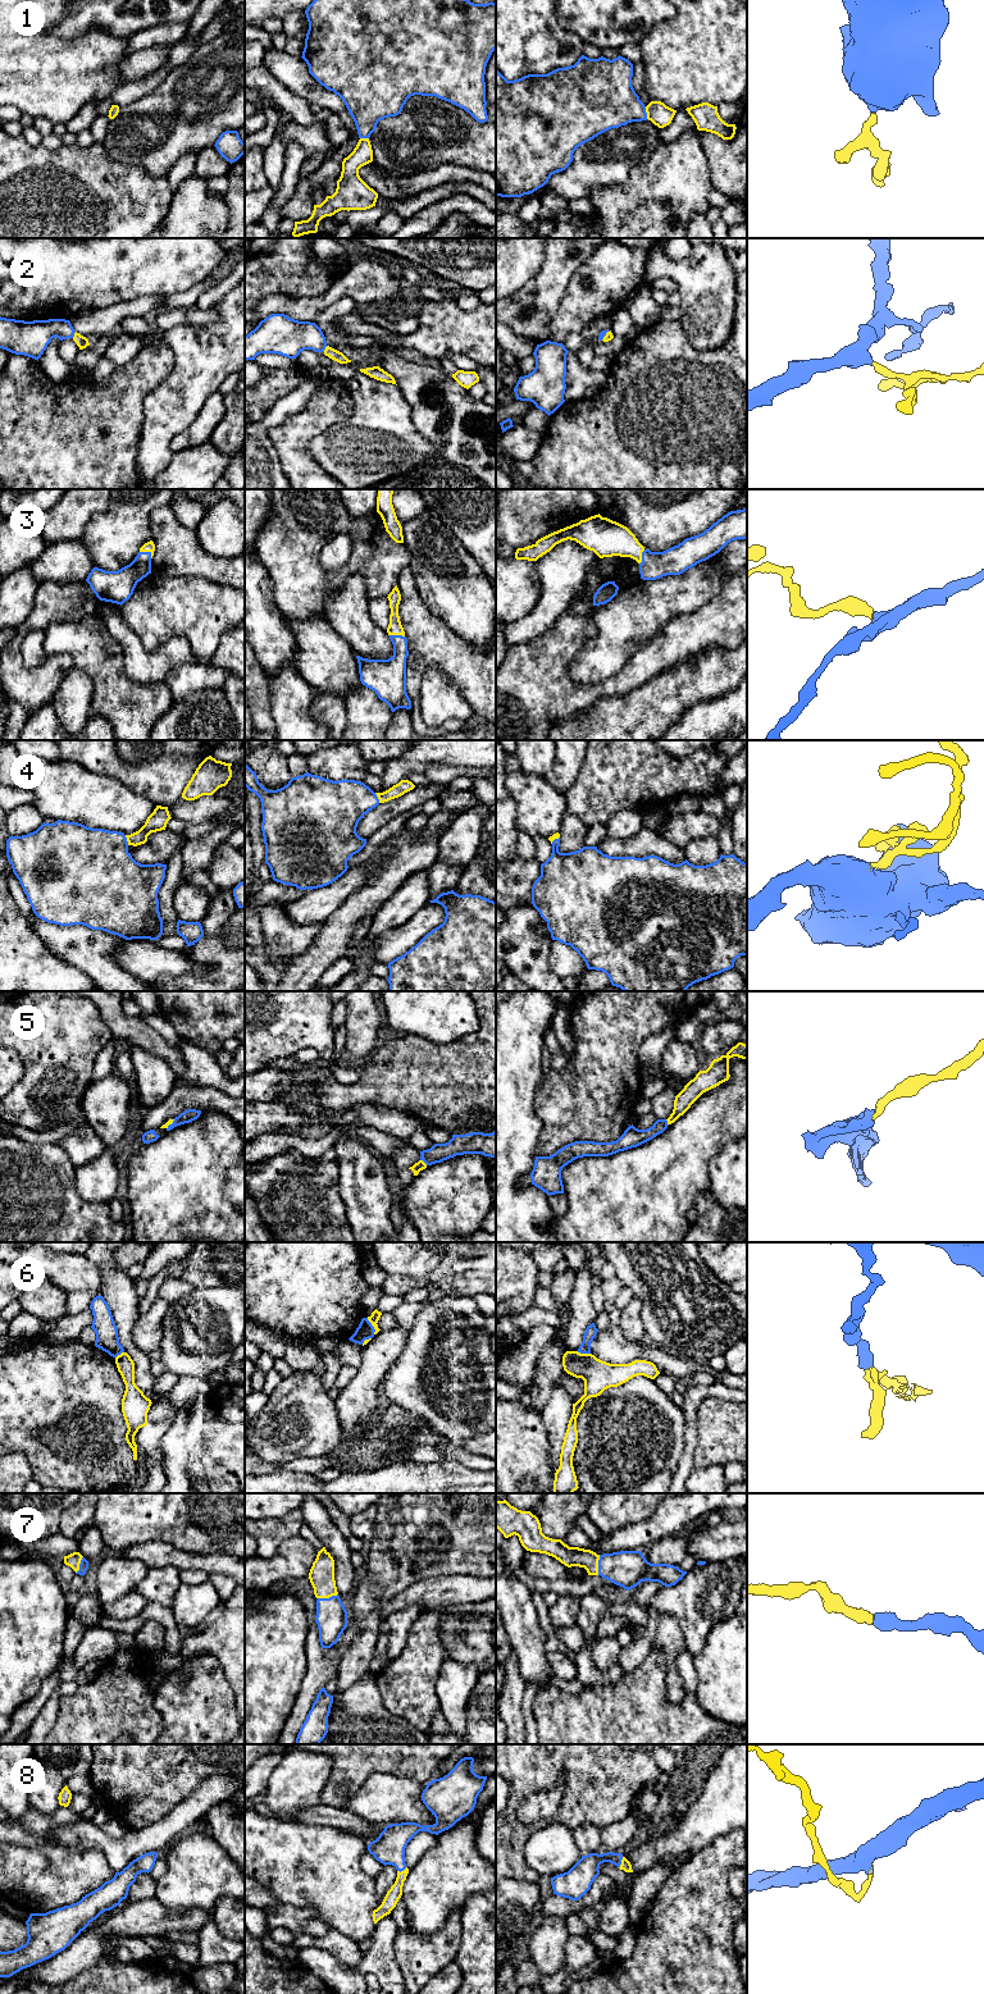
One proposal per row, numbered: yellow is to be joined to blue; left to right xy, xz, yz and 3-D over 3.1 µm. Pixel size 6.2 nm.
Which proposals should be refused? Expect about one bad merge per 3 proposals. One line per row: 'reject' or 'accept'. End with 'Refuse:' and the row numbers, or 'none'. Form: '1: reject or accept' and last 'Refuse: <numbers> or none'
1: accept
2: accept
3: accept
4: accept
5: accept
6: reject
7: accept
8: accept
Refuse: 6

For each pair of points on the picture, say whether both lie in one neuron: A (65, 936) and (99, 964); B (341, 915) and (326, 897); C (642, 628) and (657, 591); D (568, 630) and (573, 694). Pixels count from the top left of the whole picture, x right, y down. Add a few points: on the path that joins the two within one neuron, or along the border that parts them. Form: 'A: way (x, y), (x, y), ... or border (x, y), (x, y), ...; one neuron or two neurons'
A: way (74, 939), (91, 956); one neuron
B: border (356, 888), (323, 922); two neurons
C: way (642, 619), (642, 611), (654, 599); one neuron
D: way (560, 646), (560, 679); one neuron

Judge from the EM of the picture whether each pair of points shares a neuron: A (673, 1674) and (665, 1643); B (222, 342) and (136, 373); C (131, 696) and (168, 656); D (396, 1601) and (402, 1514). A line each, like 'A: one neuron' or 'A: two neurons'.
A: one neuron
B: two neurons
C: two neurons
D: two neurons

